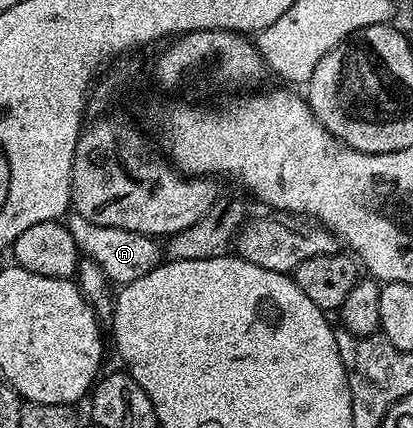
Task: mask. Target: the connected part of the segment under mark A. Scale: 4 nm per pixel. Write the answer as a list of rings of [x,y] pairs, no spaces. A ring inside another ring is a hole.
[[[71,213],[65,219],[64,225],[68,232],[72,232],[72,240],[76,240],[79,255],[92,259],[111,283],[125,284],[132,280],[140,280],[140,276],[148,276],[148,272],[155,270],[164,261],[163,243],[149,234],[128,232],[124,228],[108,228],[104,224],[92,224],[92,220],[84,220],[84,216],[75,213]]]

